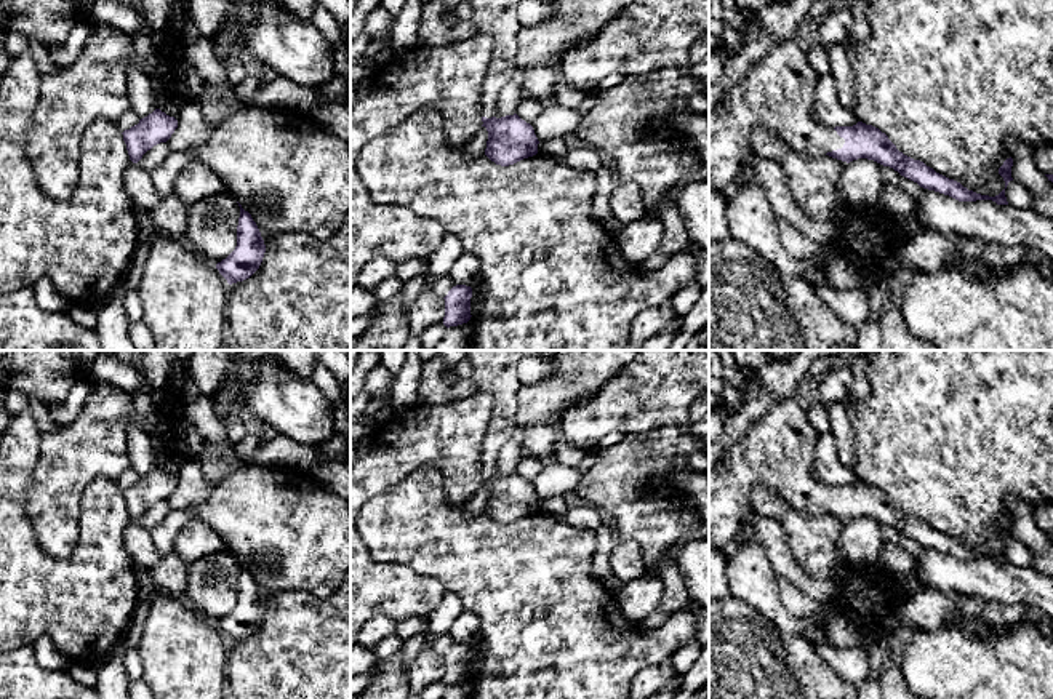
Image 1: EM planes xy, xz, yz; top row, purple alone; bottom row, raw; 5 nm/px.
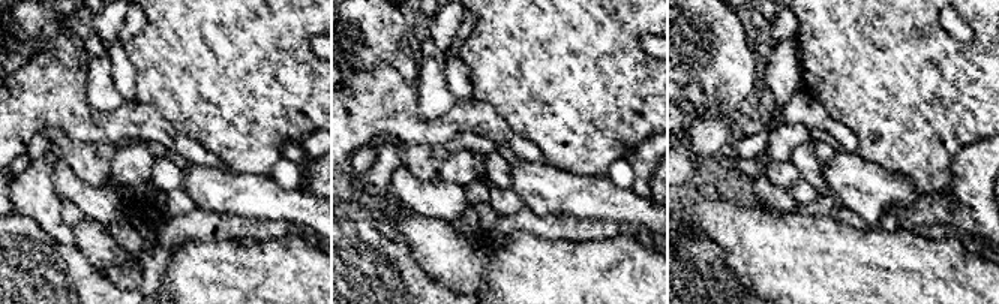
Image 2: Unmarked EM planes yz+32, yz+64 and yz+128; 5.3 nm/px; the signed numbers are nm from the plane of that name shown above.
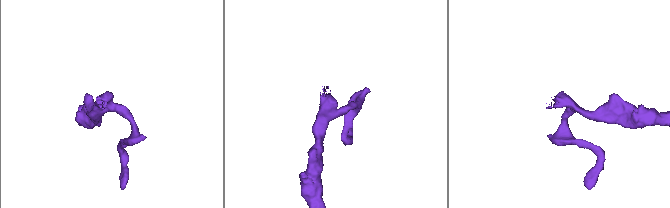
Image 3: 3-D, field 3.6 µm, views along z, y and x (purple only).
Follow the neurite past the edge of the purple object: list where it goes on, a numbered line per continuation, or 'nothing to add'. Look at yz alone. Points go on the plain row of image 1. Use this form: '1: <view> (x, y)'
1: yz (778, 450)

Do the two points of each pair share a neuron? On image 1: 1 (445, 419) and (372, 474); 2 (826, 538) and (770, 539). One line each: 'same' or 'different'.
1: same
2: different

